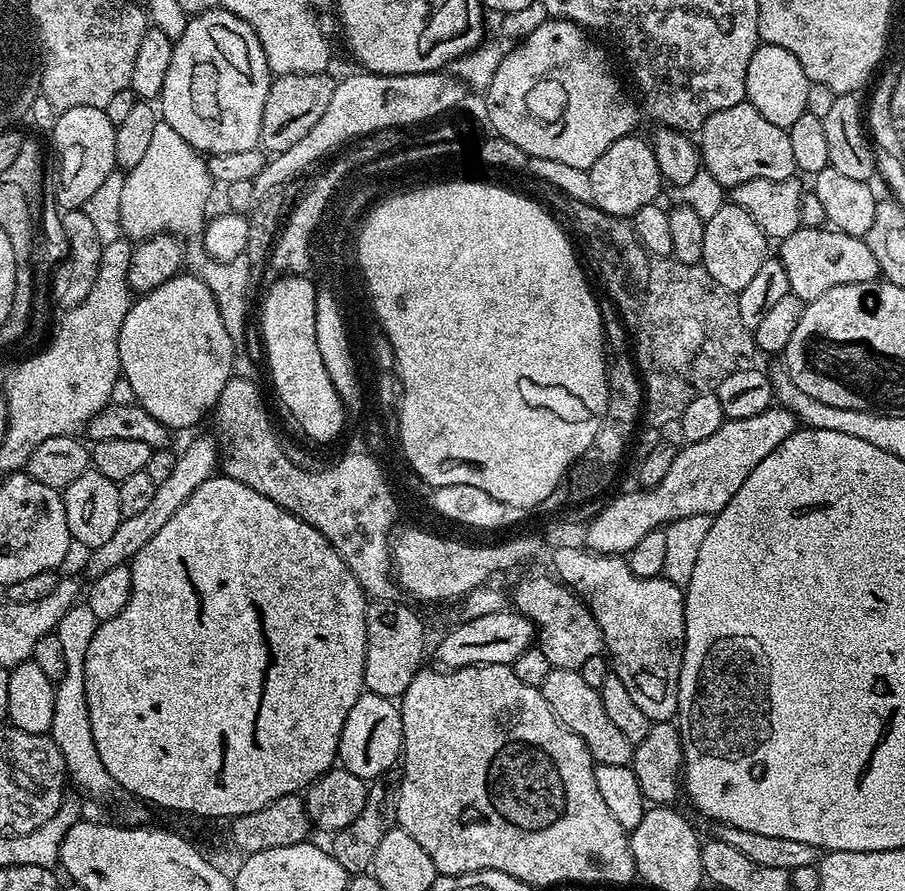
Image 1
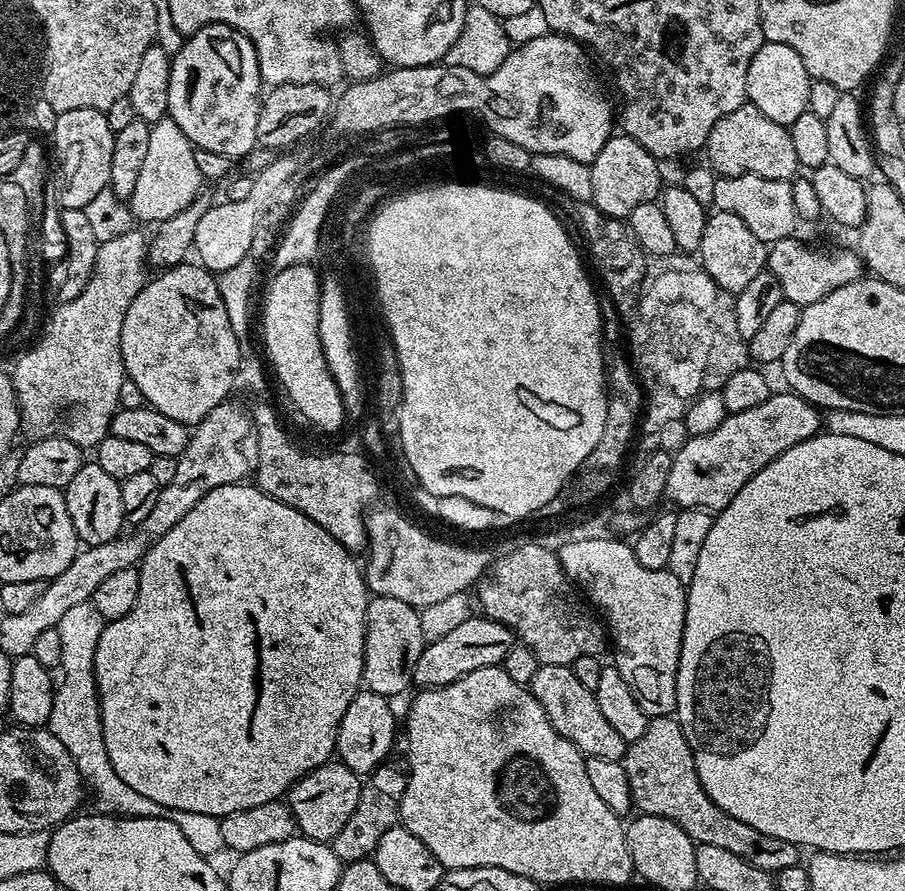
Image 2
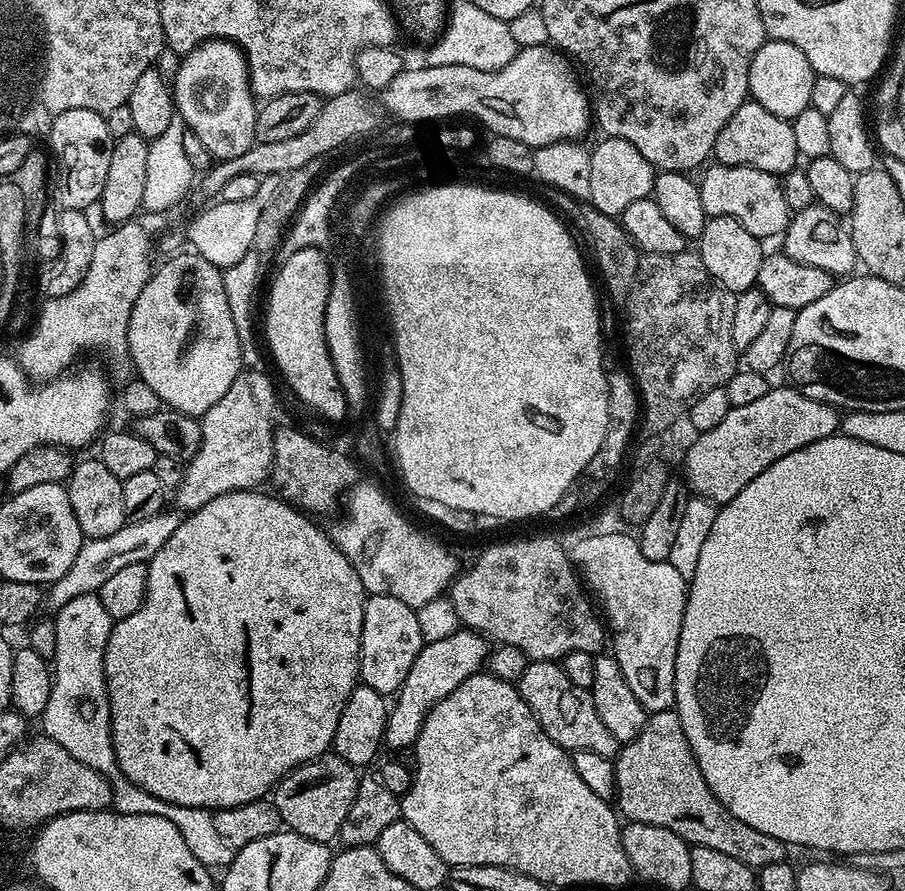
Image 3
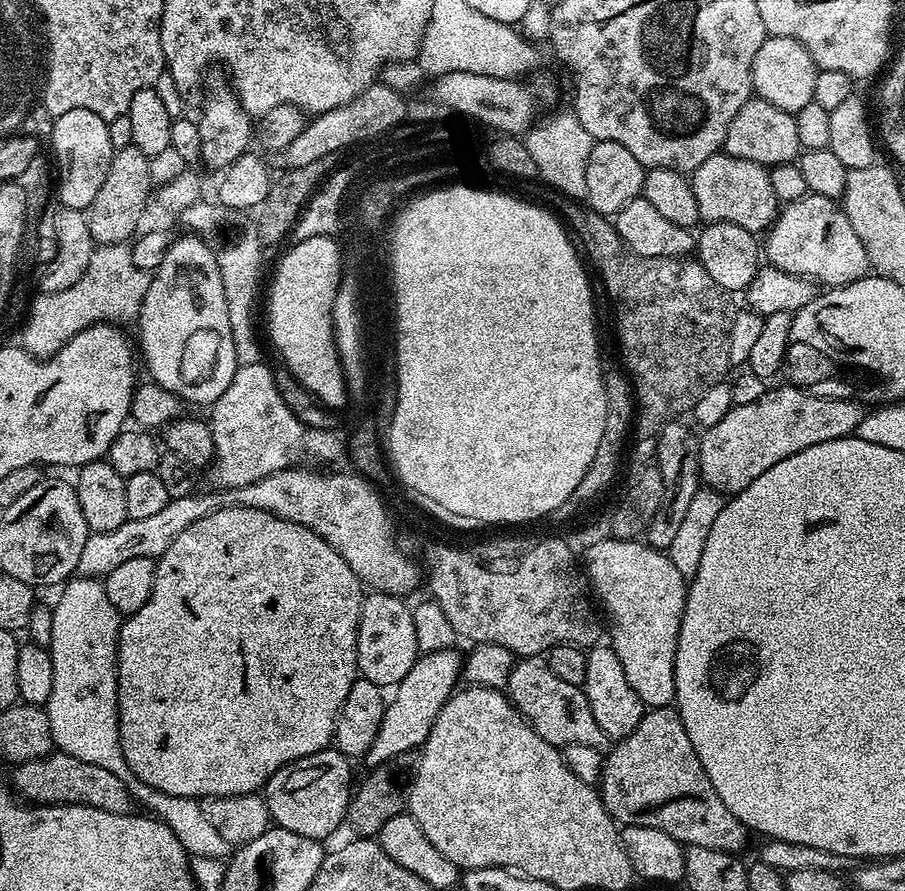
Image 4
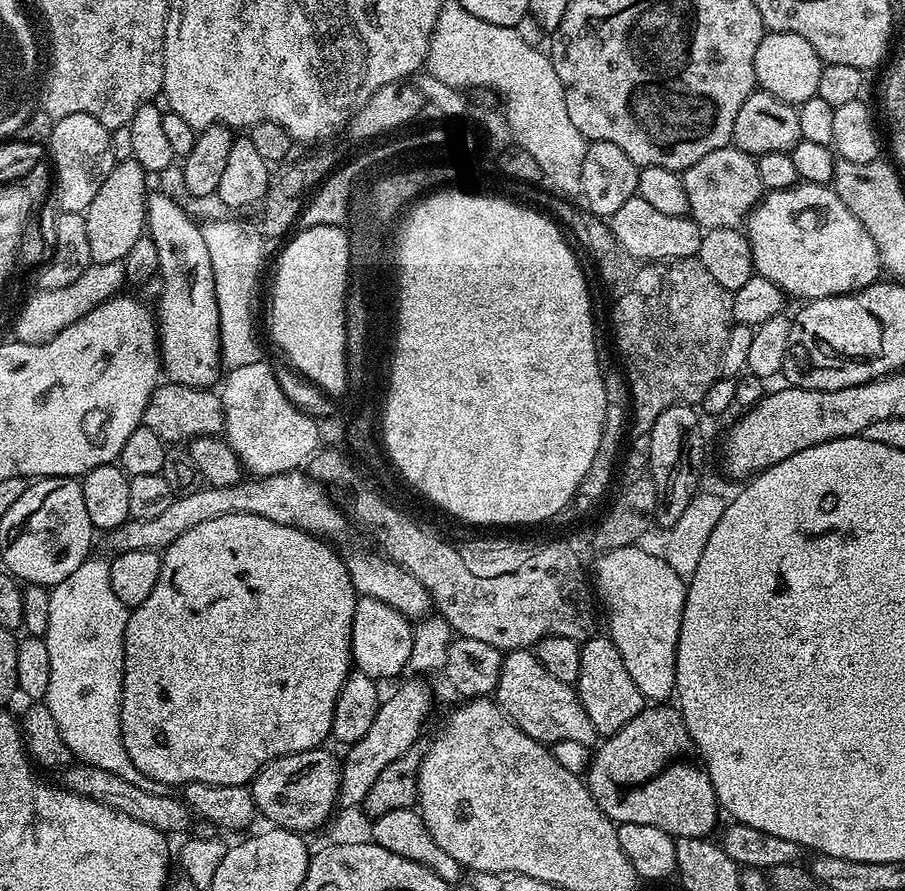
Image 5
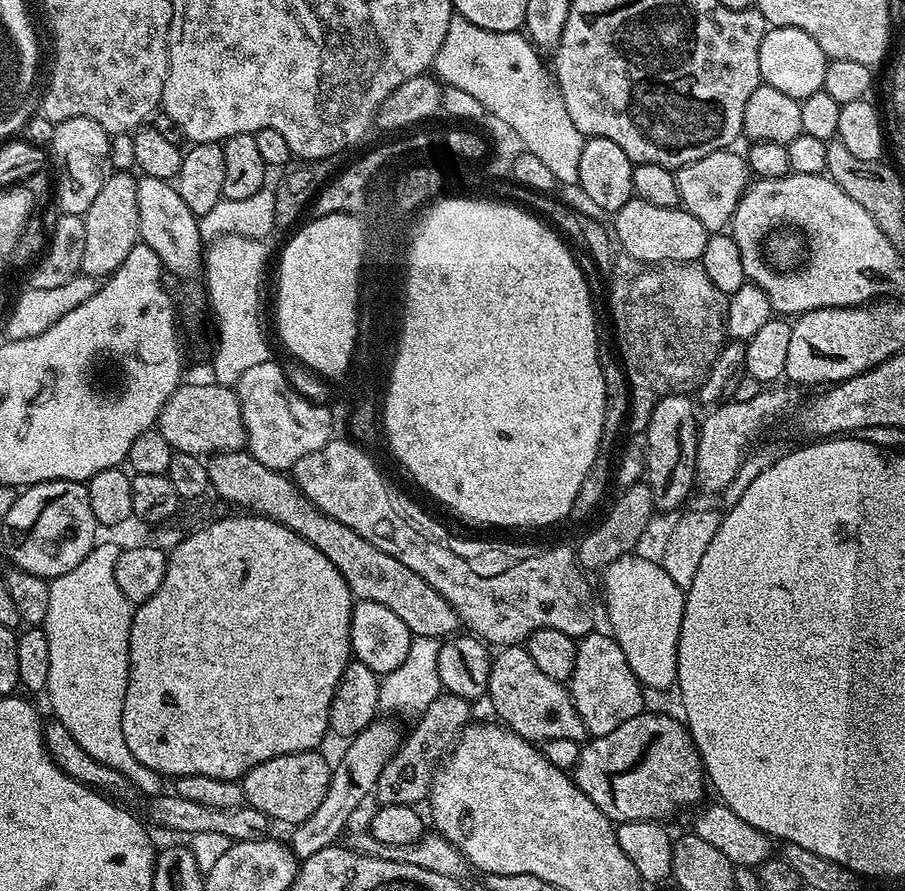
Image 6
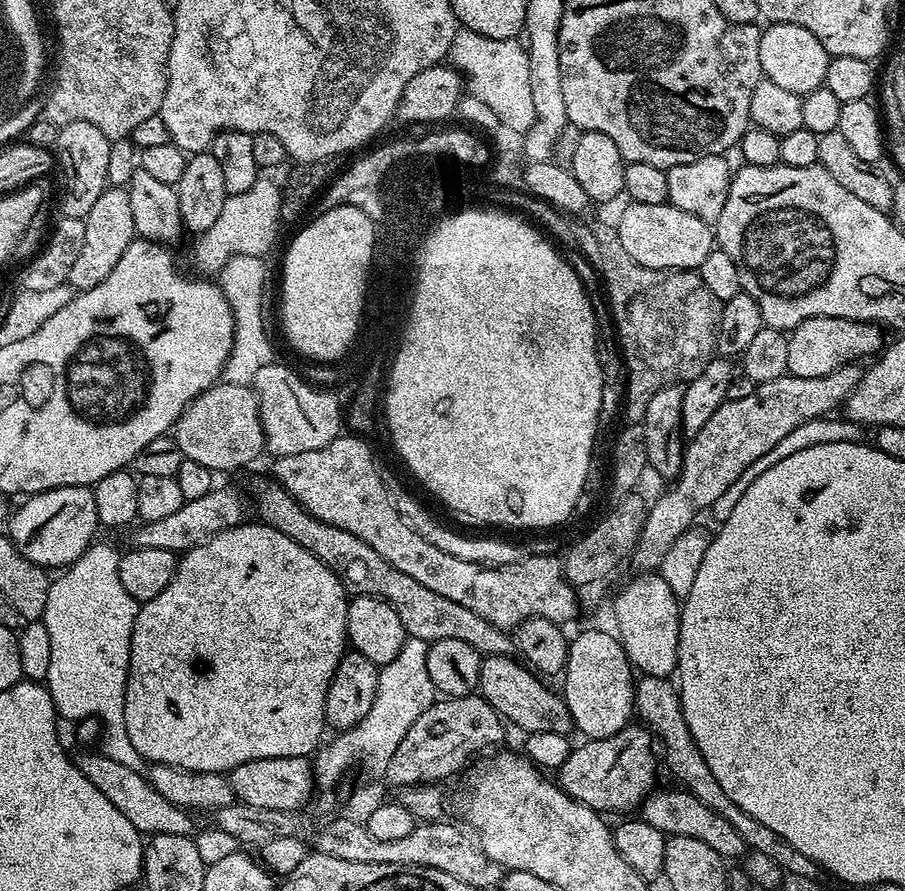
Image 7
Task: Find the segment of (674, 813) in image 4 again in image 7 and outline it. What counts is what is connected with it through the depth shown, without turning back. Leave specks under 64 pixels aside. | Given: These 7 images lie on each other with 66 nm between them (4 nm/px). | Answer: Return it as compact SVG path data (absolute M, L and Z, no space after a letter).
M629 726L610 738L585 739L580 742L584 744L577 743L558 769L560 789L601 814L624 812L635 804L636 807L643 805L649 793L657 787L658 756L652 753L653 733L640 728Z

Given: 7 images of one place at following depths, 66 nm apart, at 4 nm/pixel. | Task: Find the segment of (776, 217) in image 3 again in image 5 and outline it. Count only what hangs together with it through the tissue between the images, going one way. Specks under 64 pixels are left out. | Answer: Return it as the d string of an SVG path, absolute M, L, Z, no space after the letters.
M735 146L719 148L706 154L706 158L694 162L694 166L686 169L682 175L686 198L690 198L688 216L704 230L740 228L766 192L758 174L756 157Z

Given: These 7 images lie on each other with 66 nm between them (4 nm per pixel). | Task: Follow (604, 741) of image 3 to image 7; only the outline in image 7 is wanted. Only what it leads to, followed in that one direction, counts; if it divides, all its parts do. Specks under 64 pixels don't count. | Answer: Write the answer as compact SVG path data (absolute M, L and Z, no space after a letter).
M488 654L481 659L479 695L511 727L513 724L514 727L521 728L521 733L549 732L568 736L574 725L563 695L559 691L551 692L544 688L545 681L533 669L519 659L516 661L512 658L508 654Z

